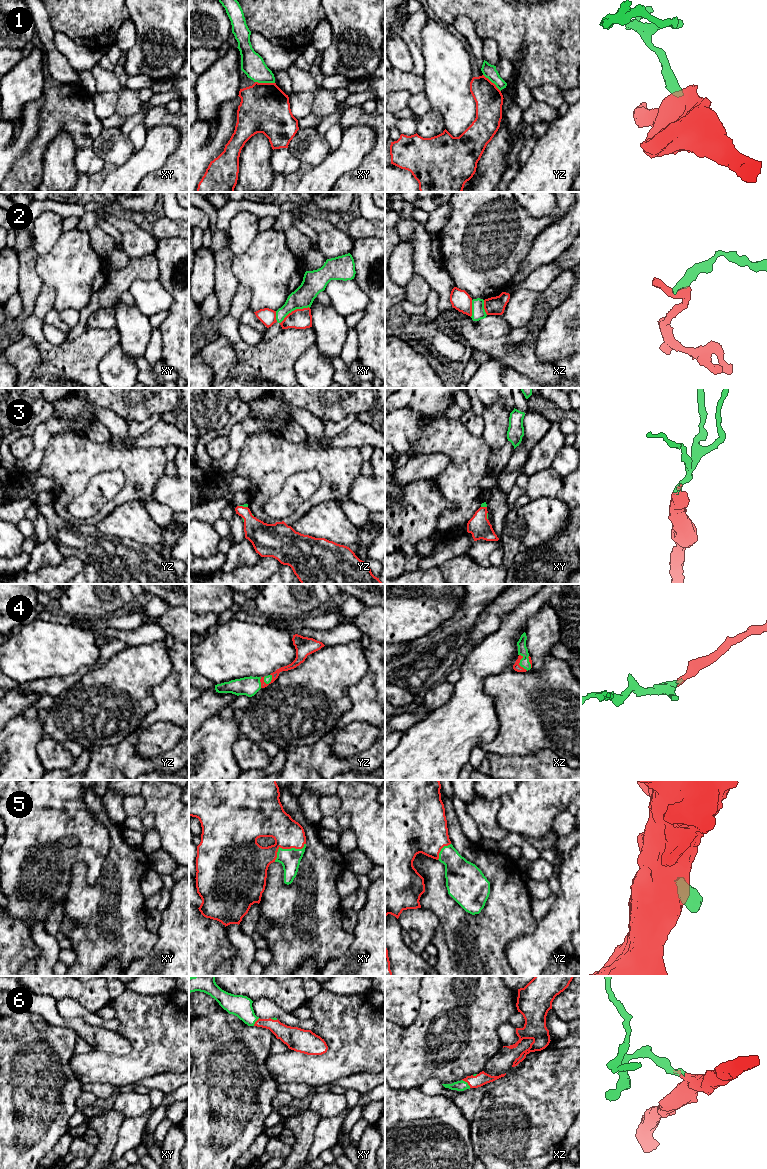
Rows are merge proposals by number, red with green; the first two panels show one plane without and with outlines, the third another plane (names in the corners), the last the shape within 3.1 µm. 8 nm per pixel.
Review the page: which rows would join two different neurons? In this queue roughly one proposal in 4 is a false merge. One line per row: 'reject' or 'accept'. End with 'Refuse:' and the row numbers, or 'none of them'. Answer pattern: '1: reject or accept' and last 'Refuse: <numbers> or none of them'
1: reject
2: reject
3: accept
4: accept
5: accept
6: accept
Refuse: 1, 2

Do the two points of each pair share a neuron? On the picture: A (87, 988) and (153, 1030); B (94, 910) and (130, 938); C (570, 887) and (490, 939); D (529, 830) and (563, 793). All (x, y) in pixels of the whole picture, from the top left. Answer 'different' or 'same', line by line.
A: different
B: same
C: different
D: same

